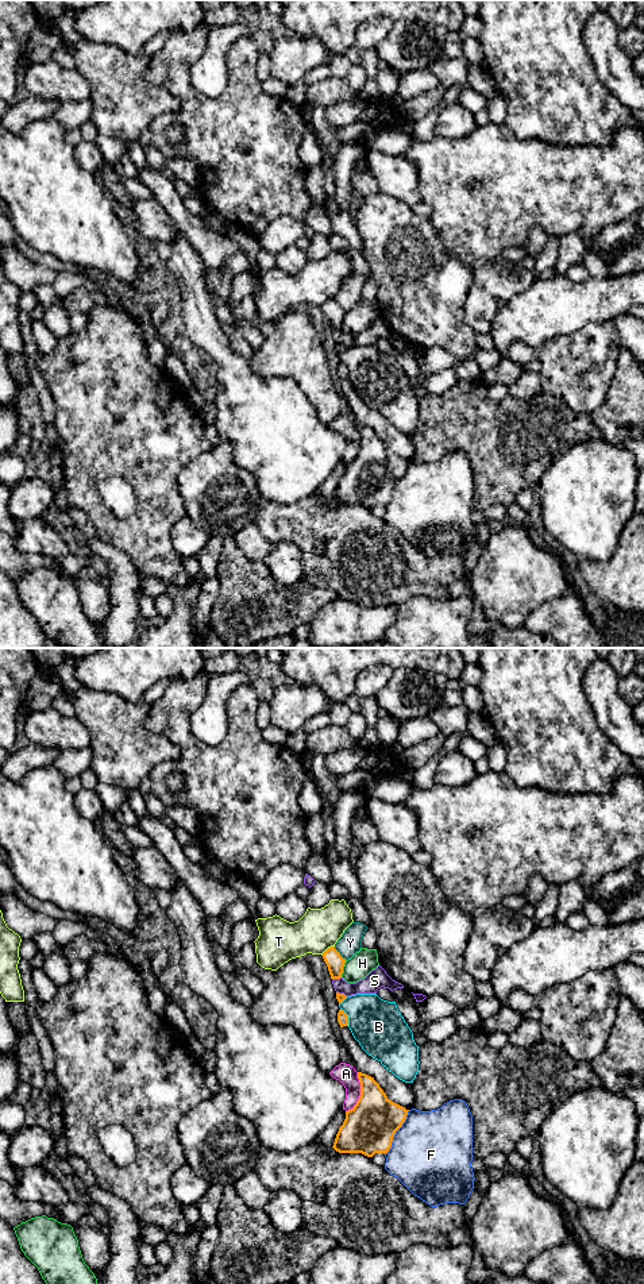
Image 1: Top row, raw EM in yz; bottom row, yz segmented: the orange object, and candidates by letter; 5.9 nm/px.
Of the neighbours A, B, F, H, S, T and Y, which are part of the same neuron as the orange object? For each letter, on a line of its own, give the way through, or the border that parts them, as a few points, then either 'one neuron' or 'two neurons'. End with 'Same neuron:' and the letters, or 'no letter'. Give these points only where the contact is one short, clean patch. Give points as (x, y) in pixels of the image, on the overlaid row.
A: two neurons
B: two neurons
F: two neurons
H: two neurons
S: border along yz (340, 976), (332, 979); two neurons
T: border along yz (334, 945), (322, 955); two neurons
Y: border along yz (334, 947), (346, 959); two neurons
Same neuron: no letter

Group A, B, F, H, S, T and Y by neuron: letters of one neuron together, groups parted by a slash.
A / B / F / H / S / T / Y

